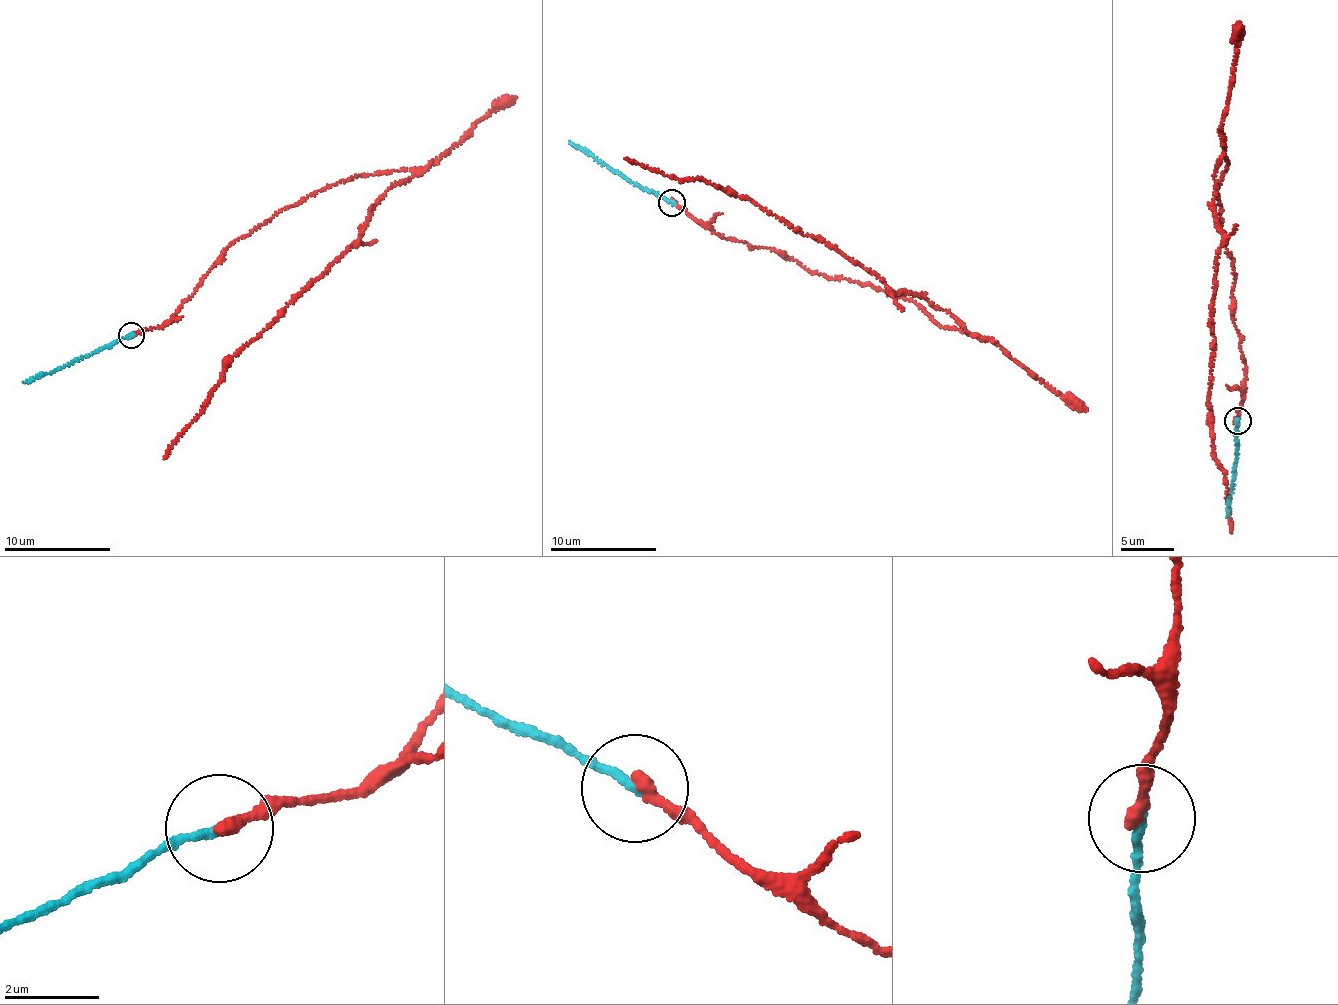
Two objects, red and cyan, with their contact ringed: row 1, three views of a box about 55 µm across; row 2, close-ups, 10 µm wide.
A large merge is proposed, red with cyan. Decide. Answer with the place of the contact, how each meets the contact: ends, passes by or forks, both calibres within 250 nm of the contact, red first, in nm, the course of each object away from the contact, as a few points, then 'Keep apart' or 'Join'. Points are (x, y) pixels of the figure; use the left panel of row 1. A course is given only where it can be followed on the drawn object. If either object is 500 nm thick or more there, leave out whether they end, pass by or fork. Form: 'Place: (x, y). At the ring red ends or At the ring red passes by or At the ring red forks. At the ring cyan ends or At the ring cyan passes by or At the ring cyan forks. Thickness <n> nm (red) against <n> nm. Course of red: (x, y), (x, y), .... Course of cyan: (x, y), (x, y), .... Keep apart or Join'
Place: (131, 335). At the ring red ends. At the ring cyan ends. Thickness 280 nm (red) against 180 nm. Course of red: (130, 335), (172, 319), (224, 249), (279, 212), (413, 173), (241, 350), (164, 459). Course of cyan: (130, 335), (23, 382). Join

